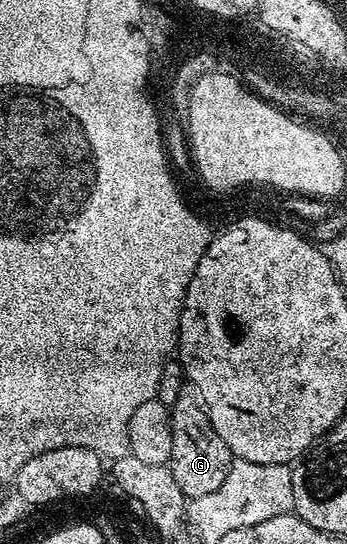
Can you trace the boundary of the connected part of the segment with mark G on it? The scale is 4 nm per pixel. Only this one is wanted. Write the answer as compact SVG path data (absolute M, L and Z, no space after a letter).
M184 384L174 405L169 406L169 411L172 423L172 455L168 464L176 487L186 499L216 491L228 475L232 454L228 443L224 443L224 439L216 435L216 427L212 427L200 391L196 391L194 385Z

